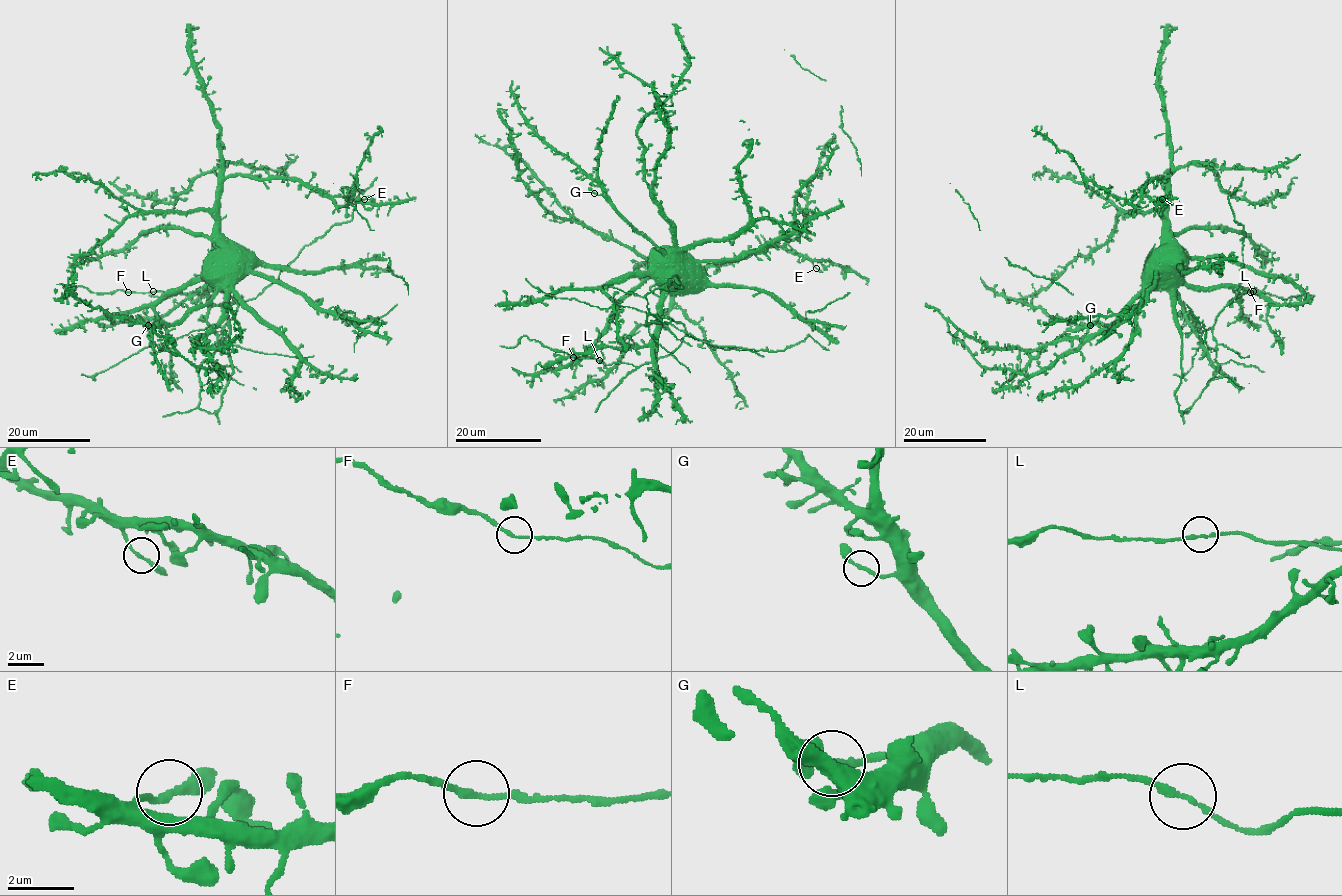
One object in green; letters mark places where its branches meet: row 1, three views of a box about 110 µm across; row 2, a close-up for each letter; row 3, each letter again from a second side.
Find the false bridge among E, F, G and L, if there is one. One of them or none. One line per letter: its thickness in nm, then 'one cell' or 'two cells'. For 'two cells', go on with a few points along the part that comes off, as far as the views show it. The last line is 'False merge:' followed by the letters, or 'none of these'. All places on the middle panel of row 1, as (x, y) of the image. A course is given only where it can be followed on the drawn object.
E: 220 nm thick; one cell
F: 170 nm thick; one cell
G: 190 nm thick; one cell
L: 180 nm thick; one cell
False merge: none of these

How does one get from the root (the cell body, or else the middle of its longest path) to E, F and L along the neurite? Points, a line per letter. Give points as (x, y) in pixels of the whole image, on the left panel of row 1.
E: (208, 270), (209, 257), (218, 247), (219, 186), (229, 177), (297, 178), (332, 196), (364, 199)
F: (208, 270), (207, 276), (215, 284), (201, 294), (128, 291)
L: (208, 270), (207, 276), (215, 284), (201, 294), (153, 291)

